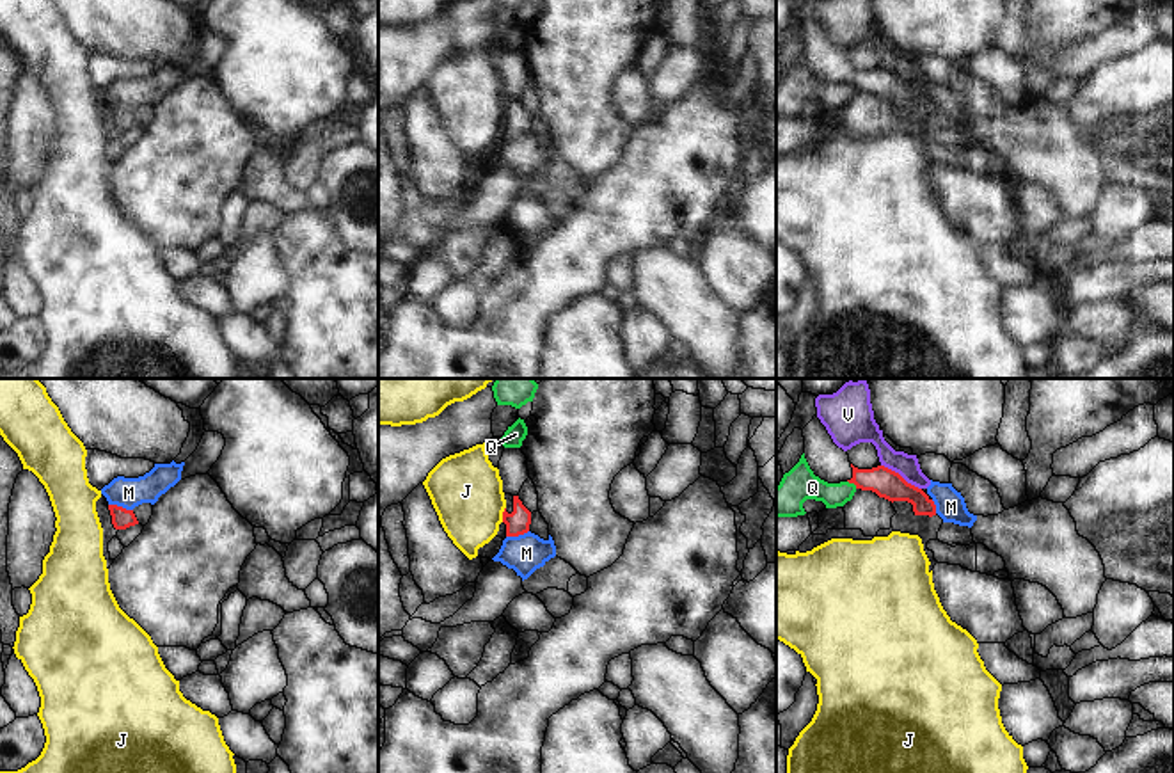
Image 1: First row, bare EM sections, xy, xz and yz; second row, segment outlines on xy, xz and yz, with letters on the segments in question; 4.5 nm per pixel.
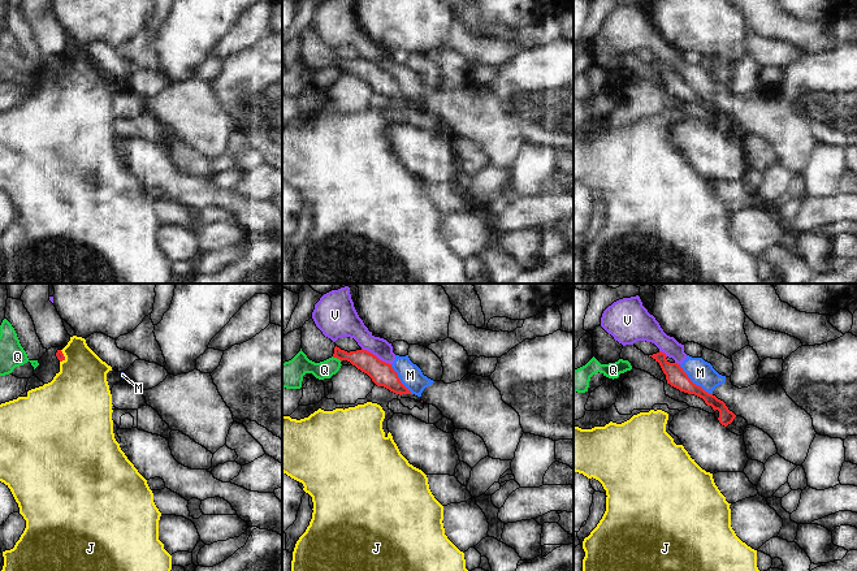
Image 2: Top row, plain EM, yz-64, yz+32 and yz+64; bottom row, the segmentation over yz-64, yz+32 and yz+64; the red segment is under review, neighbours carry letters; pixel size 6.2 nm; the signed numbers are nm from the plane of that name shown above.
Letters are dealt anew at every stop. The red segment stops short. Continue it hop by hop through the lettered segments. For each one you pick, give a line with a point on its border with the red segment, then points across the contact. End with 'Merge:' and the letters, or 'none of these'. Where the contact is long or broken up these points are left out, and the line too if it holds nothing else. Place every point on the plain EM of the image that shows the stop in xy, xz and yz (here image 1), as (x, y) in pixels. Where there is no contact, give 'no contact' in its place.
Merge: none of these

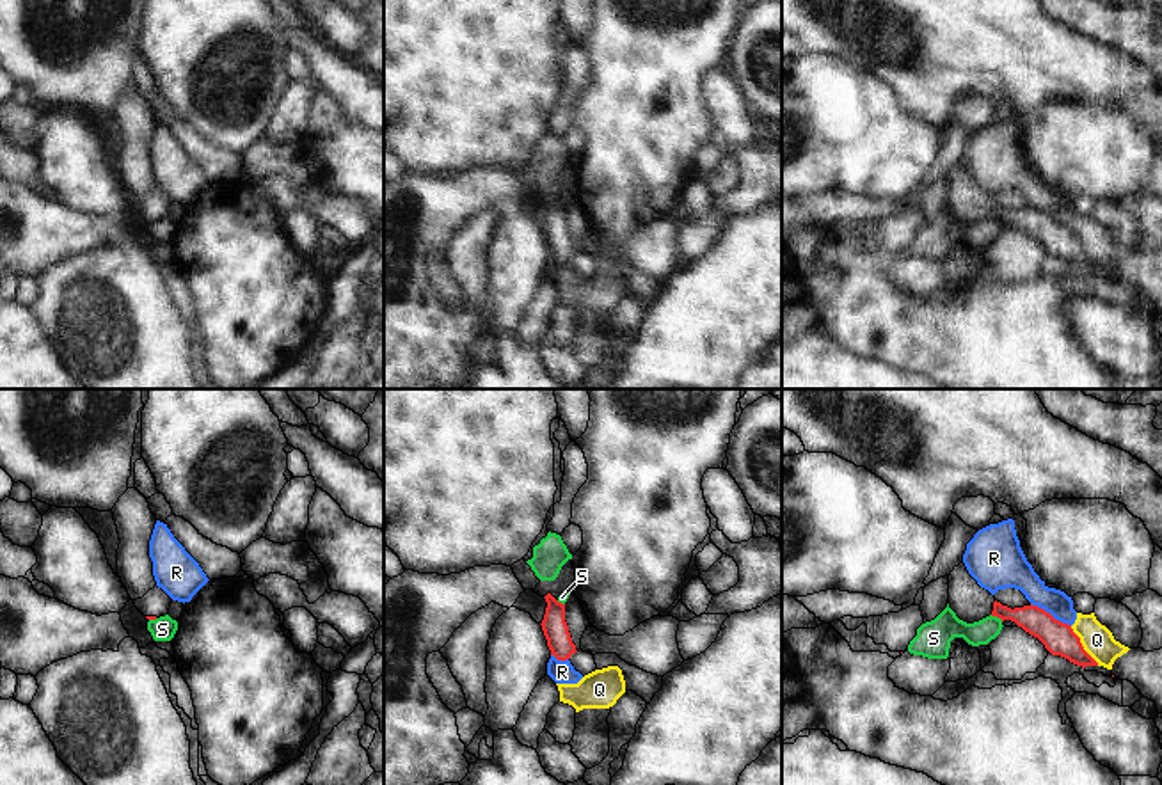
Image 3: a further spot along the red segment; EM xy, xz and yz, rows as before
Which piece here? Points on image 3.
Merge: none of these

